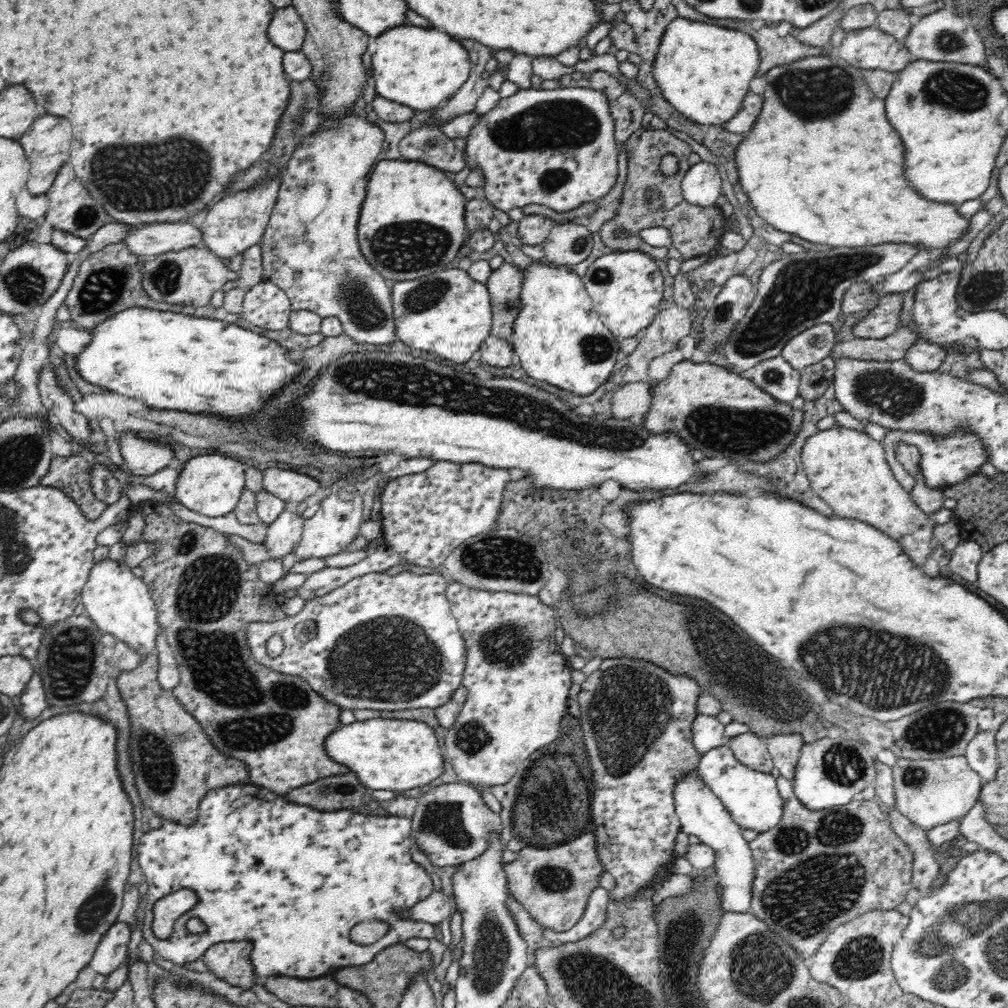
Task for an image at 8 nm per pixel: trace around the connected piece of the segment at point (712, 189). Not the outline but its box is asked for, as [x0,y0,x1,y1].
[682,161,722,207]

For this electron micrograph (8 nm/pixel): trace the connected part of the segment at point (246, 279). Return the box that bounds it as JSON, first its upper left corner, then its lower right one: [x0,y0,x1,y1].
[221,244,262,293]

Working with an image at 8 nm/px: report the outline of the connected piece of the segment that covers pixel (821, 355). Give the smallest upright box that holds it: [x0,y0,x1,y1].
[782,324,836,370]

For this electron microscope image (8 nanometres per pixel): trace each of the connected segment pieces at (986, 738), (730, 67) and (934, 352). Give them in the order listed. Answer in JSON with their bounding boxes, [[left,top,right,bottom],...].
[[964,731,999,785],[652,16,760,126],[904,340,949,372]]

